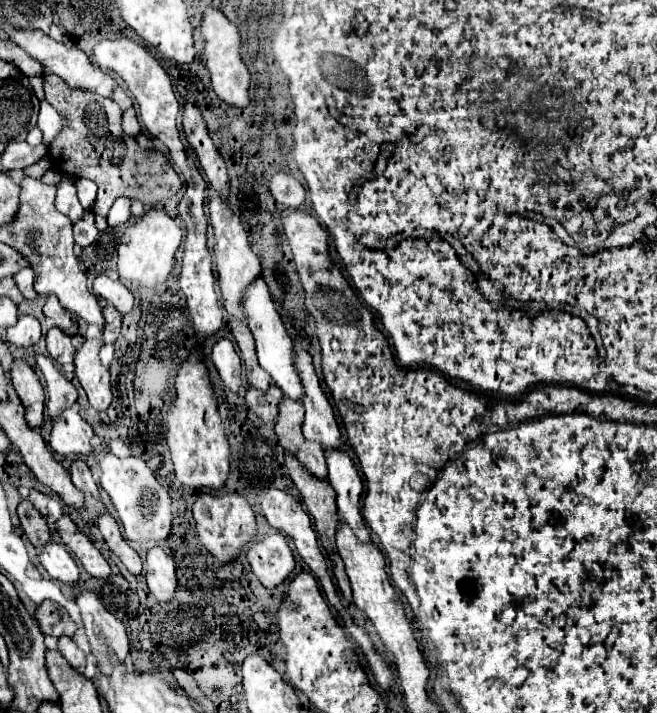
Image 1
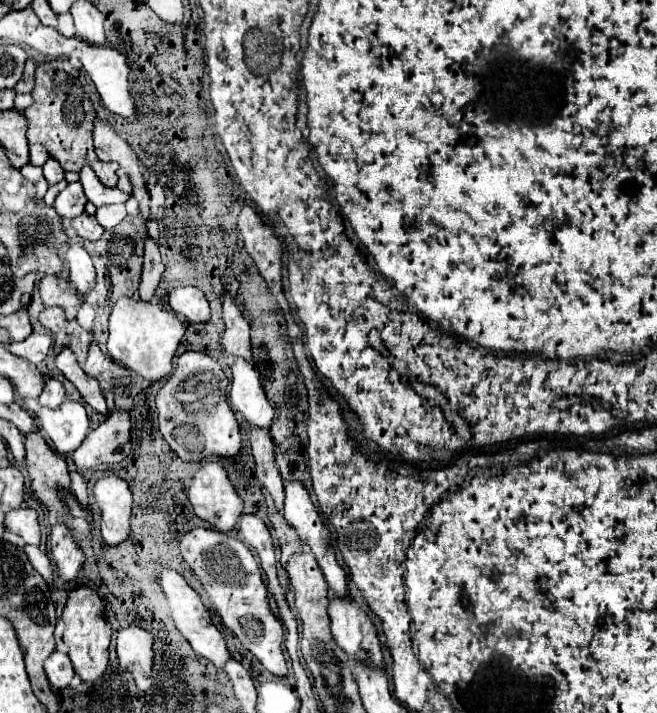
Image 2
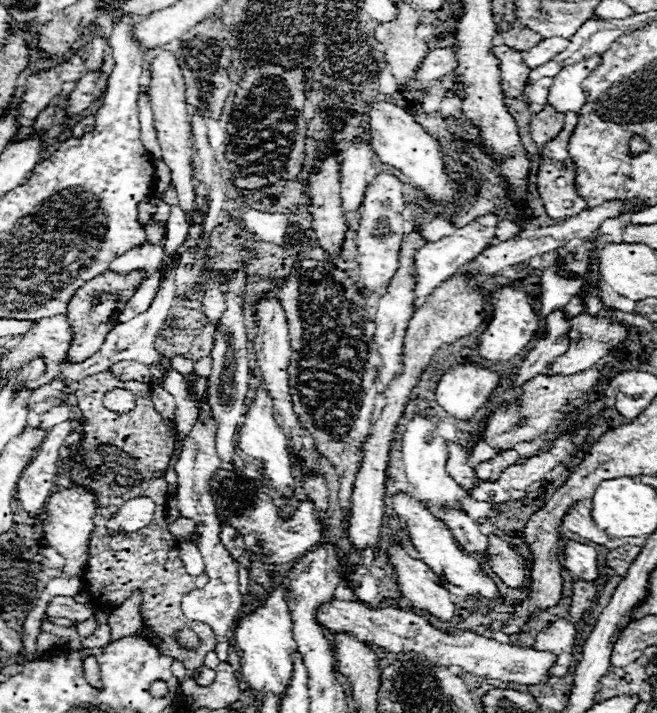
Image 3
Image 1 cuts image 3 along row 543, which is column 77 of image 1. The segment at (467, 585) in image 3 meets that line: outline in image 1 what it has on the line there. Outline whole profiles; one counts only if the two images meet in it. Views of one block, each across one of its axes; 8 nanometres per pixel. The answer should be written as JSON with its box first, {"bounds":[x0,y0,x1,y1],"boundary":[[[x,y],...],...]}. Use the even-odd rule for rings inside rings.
{"bounds":[50,408,92,456],"boundary":[[[68,408],[64,414],[60,414],[60,418],[54,418],[52,422],[50,446],[56,454],[84,456],[92,450],[92,436],[92,426],[78,414],[76,408]]]}

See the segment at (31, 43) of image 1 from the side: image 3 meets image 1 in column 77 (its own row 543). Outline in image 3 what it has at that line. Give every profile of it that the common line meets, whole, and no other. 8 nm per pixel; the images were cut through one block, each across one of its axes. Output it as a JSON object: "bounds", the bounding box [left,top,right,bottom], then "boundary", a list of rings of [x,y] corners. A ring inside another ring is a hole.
{"bounds":[42,486,96,576],"boundary":[[[72,486],[68,490],[52,494],[50,502],[46,504],[46,514],[42,520],[46,540],[66,560],[64,562],[66,566],[62,570],[72,574],[72,576],[78,576],[80,572],[84,572],[84,566],[88,560],[88,538],[94,530],[94,524],[92,524],[94,512],[96,512],[94,494],[90,494],[88,490],[84,490],[80,486]]]}

